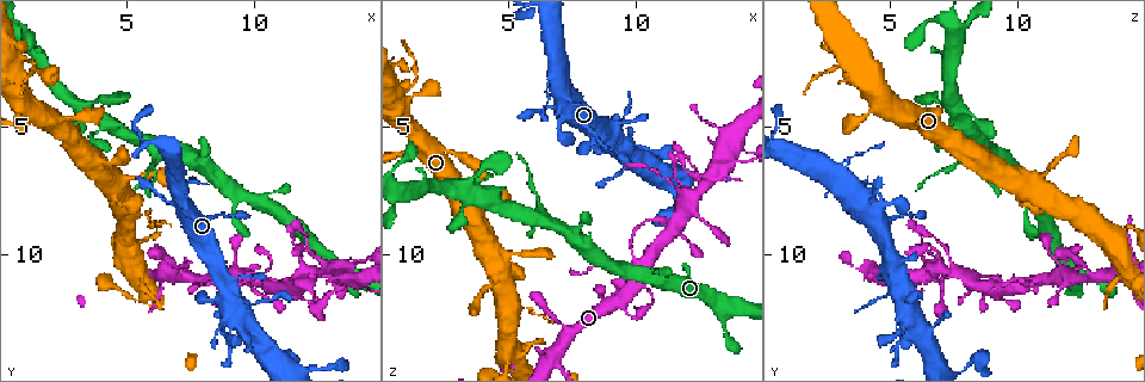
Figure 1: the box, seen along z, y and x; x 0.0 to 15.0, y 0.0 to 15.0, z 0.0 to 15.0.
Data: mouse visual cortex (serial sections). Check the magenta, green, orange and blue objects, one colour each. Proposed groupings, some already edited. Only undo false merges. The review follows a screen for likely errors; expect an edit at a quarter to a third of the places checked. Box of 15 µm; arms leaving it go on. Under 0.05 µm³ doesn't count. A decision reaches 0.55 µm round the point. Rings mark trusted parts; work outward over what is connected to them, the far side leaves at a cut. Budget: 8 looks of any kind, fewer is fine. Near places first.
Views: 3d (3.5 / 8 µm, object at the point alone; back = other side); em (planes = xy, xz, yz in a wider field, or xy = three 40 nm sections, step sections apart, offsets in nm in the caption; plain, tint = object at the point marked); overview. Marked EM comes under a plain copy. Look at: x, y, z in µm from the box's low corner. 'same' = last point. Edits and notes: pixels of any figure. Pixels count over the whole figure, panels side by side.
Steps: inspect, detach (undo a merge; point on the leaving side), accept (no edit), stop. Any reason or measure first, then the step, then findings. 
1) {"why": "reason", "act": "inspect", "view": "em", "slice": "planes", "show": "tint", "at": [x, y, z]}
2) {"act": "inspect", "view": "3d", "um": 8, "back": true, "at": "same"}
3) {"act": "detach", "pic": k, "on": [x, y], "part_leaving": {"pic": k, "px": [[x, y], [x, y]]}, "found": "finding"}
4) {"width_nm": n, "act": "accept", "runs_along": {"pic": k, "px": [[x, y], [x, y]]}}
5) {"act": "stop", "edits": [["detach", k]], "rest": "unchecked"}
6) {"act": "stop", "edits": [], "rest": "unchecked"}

{"why": "small branch off a trunk", "act": "inspect", "view": "3d", "um": 8, "at": [10.3, 11.2, 10.5]}

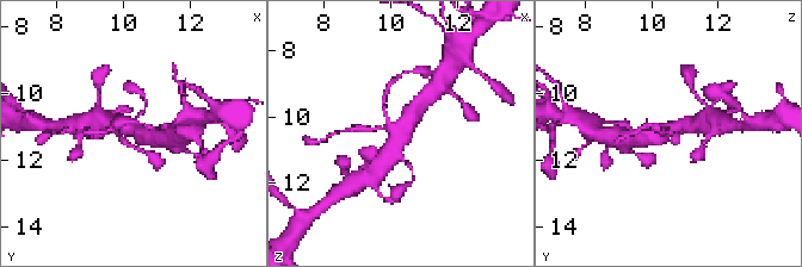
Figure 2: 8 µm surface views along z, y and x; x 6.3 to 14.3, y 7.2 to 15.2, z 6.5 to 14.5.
{"arms": 4, "arm_widths_nm": [150, 200, 450, 450], "why": "need the tissue", "act": "inspect", "view": "em", "slice": "planes", "show": "tint", "at": [10.3, 11.1, 10.5]}

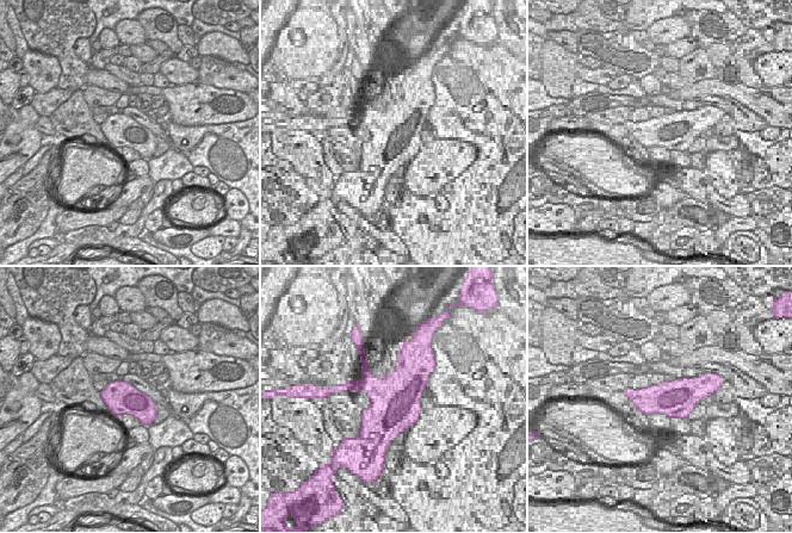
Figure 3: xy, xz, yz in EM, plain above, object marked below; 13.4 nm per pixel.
{"act": "accept", "runs_along": {"pic": 2, "px": [[384, 159], [421, 106]]}, "found": "all the same cell"}

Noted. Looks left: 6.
{"why": "arms run side by side", "act": "inspect", "view": "3d", "um": 3.5, "at": [12.0, 10.9, 8.2]}

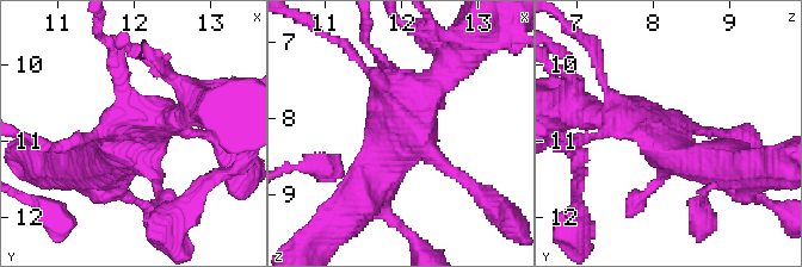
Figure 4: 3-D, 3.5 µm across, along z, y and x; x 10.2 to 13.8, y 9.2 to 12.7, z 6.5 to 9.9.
{"why": "now the EM", "act": "inspect", "view": "em", "slice": "planes", "show": "tint", "at": [12.10, 10.90, 8.15]}

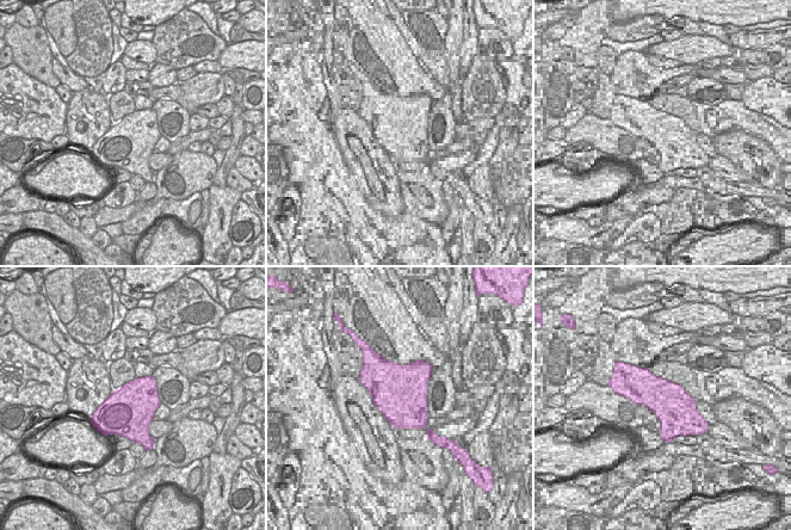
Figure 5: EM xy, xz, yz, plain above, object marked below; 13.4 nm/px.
{"act": "accept", "runs_along": {"pic": 4, "px": [[369, 184], [446, 67]]}, "found": "all the same cell"}

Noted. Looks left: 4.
{"why": "thin neck", "act": "inspect", "view": "3d", "um": 3.5, "at": [14.4, 11.3, 6.1]}

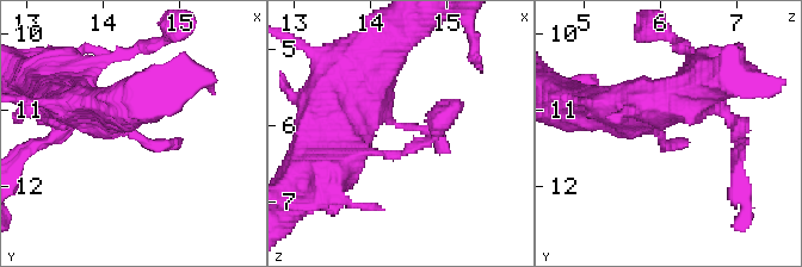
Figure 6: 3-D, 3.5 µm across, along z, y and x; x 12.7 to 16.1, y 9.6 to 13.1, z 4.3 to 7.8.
{"why": "now the EM", "act": "inspect", "view": "em", "slice": "xy", "step": 2, "show": "tint", "at": [14.40, 11.25, 6.00]}

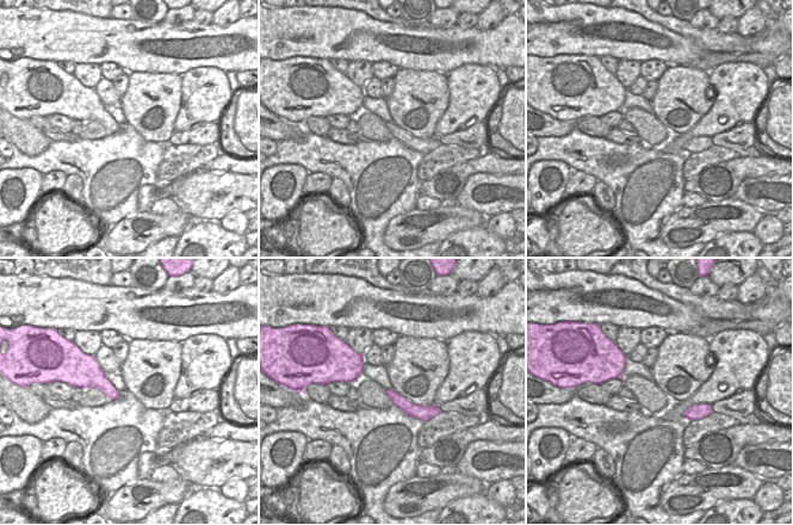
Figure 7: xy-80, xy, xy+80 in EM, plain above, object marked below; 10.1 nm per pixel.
{"act": "accept", "found": "one cell here"}

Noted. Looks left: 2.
{"act": "stop", "edits": [], "rest": "unchecked"}

